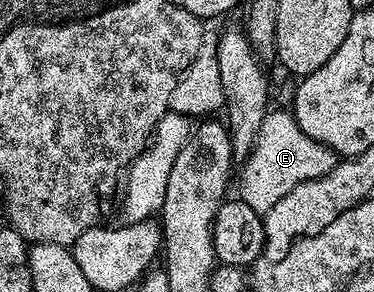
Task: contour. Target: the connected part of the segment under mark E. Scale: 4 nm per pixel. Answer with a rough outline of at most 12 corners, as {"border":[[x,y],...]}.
{"border":[[270,109],[240,167],[240,201],[264,216],[330,174],[333,149]]}

